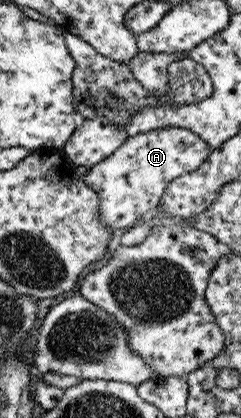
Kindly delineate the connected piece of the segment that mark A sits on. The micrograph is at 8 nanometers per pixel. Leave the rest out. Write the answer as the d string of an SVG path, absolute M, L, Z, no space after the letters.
M162 128L129 137L112 155L79 178L98 195L105 226L127 230L159 205L165 189L177 177L198 169L208 159L208 144L189 129Z

